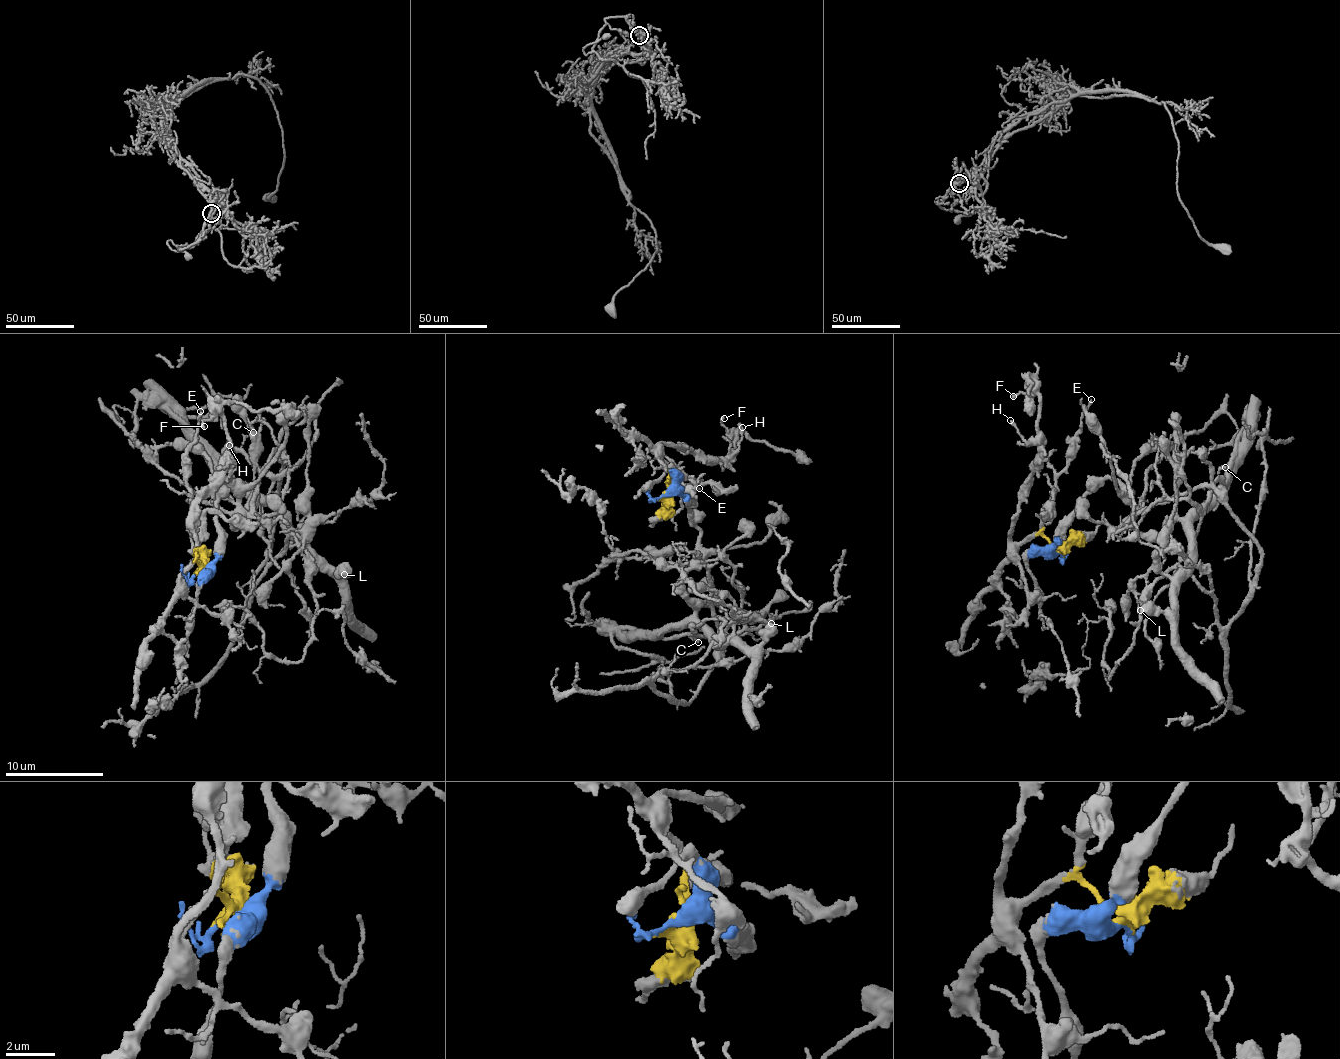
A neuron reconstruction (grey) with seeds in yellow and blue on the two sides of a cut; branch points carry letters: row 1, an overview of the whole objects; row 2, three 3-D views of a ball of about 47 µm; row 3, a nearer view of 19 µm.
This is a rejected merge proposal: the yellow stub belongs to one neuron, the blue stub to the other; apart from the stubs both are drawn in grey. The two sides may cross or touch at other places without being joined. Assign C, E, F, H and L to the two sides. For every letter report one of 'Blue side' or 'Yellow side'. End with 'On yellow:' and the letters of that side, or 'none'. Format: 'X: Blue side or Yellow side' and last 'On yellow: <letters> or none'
C: Blue side
E: Yellow side
F: Yellow side
H: Yellow side
L: Blue side
On yellow: E, F, H

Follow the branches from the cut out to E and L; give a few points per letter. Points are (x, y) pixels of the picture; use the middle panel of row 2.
E: (662, 495), (680, 469), (682, 474), (673, 479), (680, 475), (681, 481), (687, 485), (693, 482), (700, 488)
L: (662, 495), (691, 495), (701, 538), (697, 561), (682, 577), (685, 600), (709, 637), (751, 647), (772, 622)

